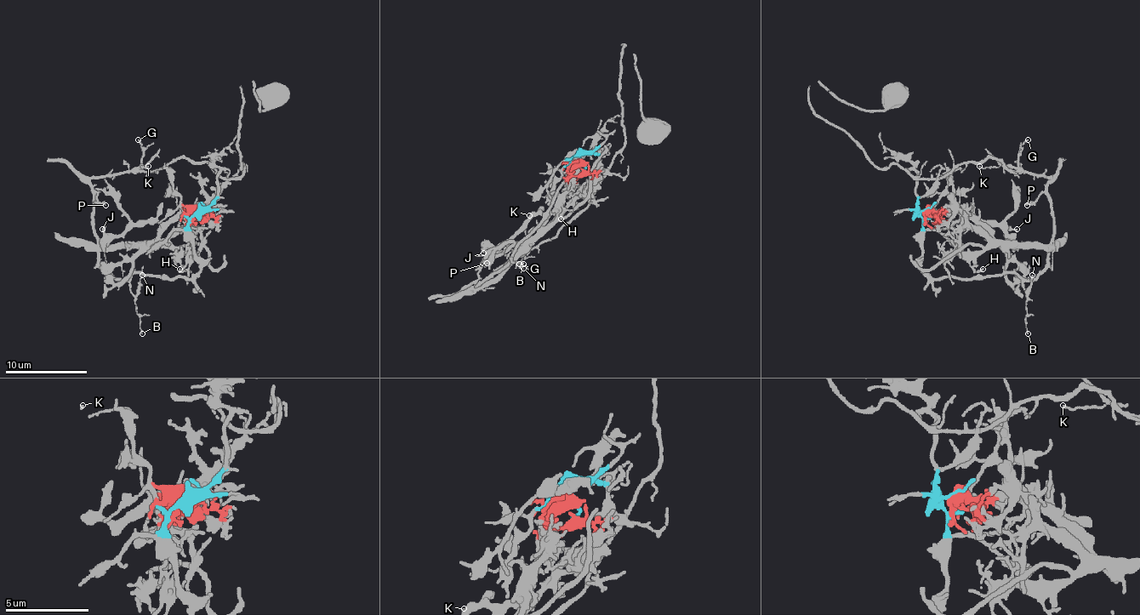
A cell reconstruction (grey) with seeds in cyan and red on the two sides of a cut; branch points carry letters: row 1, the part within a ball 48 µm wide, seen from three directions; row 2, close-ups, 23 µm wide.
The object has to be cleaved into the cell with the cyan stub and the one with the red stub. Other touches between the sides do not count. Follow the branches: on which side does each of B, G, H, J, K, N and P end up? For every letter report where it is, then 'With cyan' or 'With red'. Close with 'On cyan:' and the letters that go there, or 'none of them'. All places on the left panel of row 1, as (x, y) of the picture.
B: Place: (142, 333). With cyan
G: Place: (138, 139). With cyan
H: Place: (179, 269). With red
J: Place: (102, 229). With red
K: Place: (148, 166). With cyan
N: Place: (142, 275). With cyan
P: Place: (105, 205). With cyan
On cyan: B, G, K, N, P

